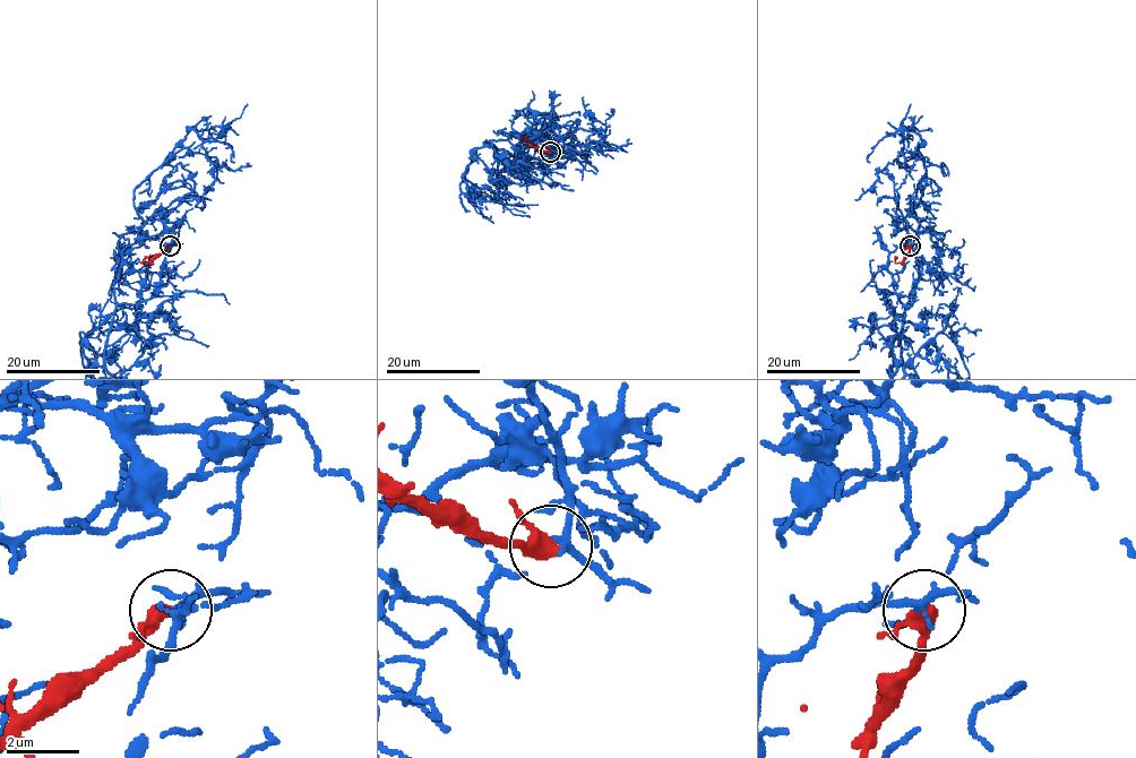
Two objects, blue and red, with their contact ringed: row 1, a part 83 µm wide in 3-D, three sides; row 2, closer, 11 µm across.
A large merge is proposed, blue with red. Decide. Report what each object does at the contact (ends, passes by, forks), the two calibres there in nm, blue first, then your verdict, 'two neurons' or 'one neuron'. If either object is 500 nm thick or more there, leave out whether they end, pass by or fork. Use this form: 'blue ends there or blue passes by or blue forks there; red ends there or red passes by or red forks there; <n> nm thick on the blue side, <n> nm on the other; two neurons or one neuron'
blue passes by; red passes by; 200 nm thick on the blue side, 360 nm on the other; two neurons

